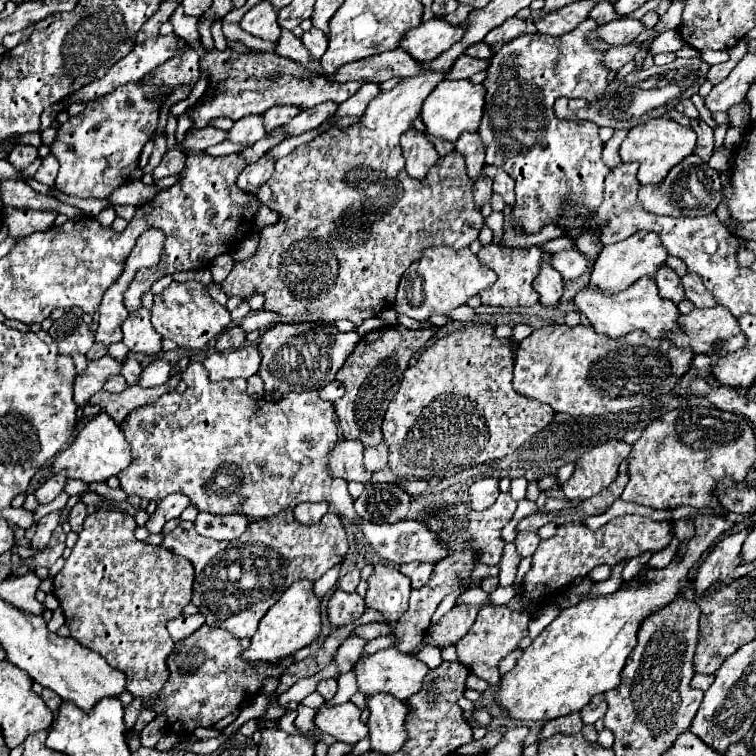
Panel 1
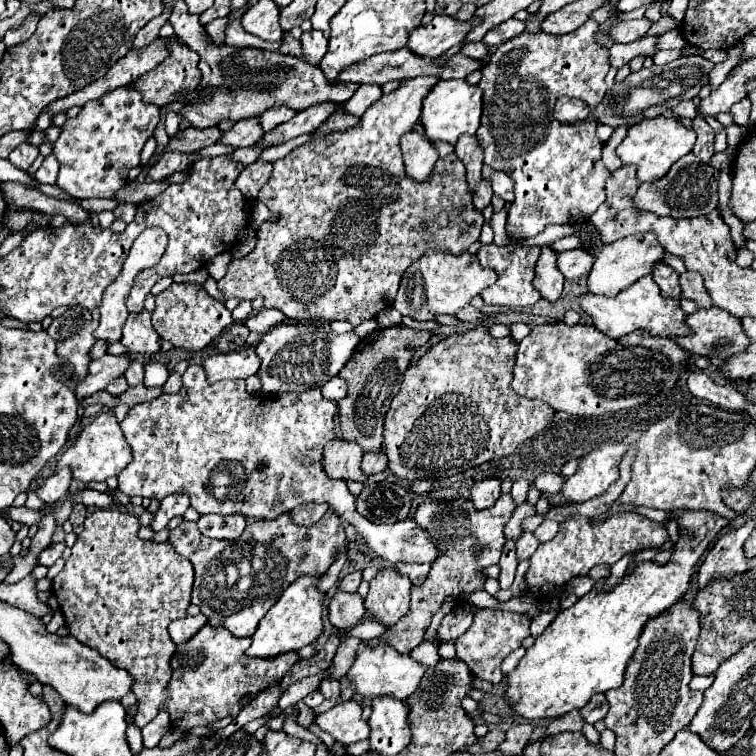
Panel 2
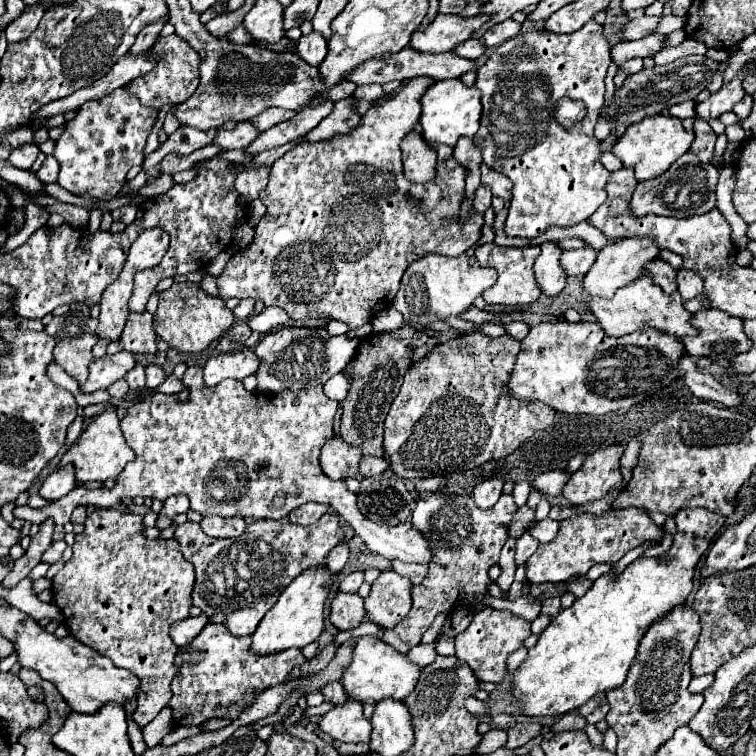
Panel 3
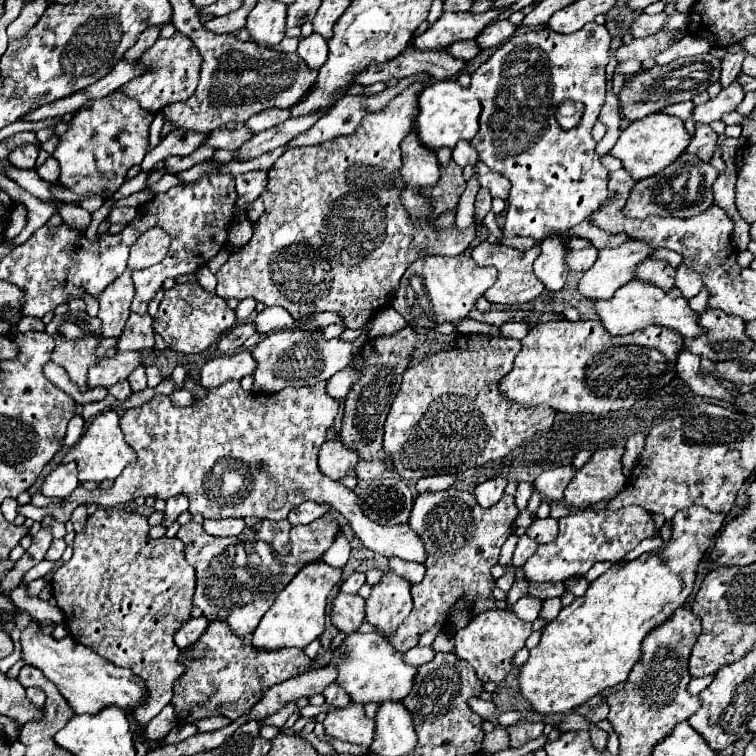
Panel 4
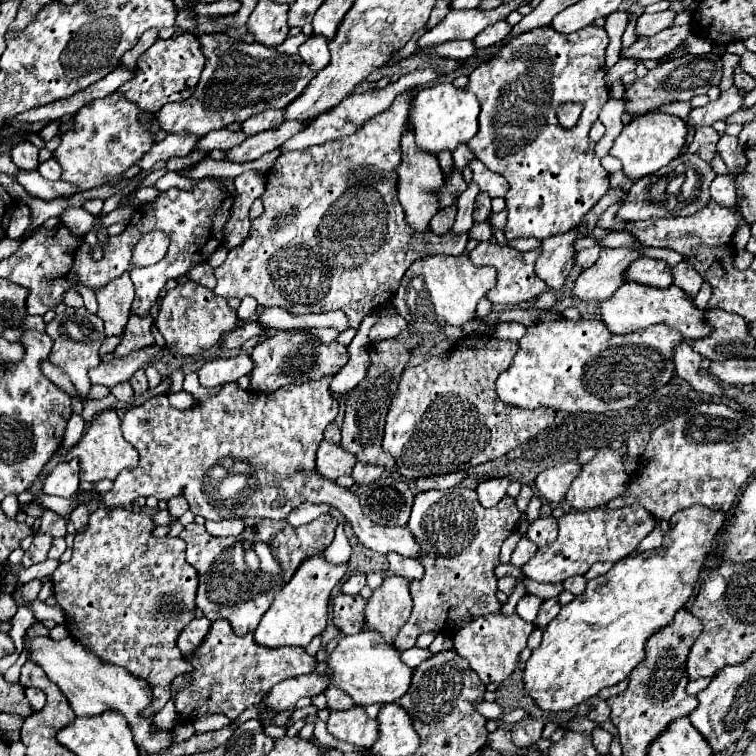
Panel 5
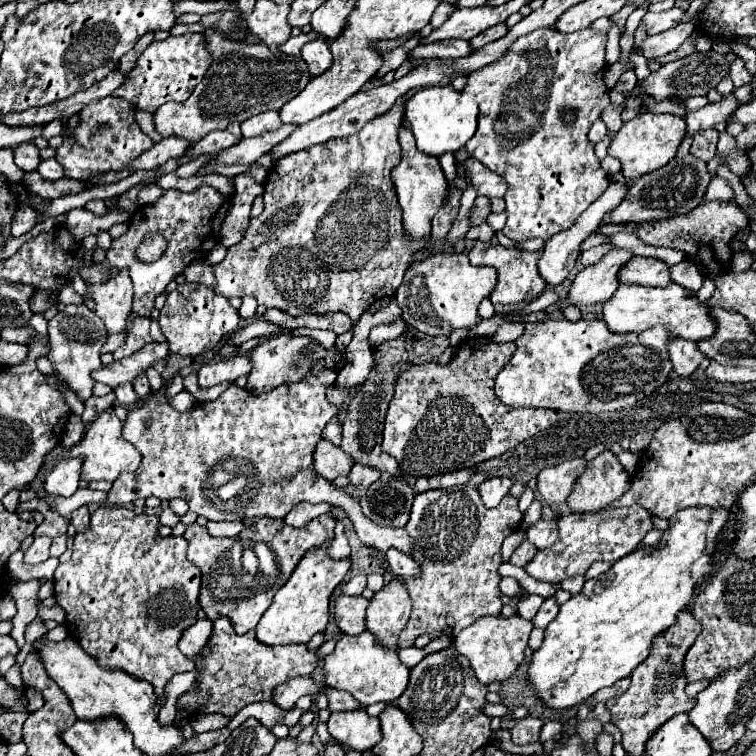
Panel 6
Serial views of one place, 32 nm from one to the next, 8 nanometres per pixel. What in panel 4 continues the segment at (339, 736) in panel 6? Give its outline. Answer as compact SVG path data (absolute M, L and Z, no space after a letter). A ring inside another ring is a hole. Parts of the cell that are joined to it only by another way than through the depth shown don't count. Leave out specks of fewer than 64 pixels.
M350 702L348 708L332 708L324 718L324 730L328 736L370 746L374 738L374 722L366 718L364 706Z

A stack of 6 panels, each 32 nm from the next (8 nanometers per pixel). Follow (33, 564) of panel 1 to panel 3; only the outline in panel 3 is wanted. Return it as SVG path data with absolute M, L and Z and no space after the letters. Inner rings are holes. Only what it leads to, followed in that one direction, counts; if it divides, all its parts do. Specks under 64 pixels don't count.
M60 540L60 542L52 542L50 548L44 552L42 562L46 562L46 564L54 564L54 562L62 556L64 548L66 548L66 542L64 542L64 540Z

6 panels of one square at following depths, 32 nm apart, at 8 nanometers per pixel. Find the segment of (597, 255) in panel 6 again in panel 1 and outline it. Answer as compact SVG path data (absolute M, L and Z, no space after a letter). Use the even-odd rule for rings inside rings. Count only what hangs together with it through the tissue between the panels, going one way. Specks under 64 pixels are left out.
M562 250L562 252L556 252L556 254L552 254L550 264L566 280L572 280L572 278L576 278L576 276L580 276L580 274L584 274L588 270L588 262L586 262L586 258L578 250Z

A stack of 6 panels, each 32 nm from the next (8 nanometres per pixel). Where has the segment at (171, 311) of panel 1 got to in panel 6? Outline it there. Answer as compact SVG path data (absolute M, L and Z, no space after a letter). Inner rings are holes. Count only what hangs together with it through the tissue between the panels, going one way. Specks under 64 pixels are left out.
M184 282L176 290L168 292L158 318L160 330L170 346L170 352L180 356L198 356L212 350L228 334L236 332L240 328L240 322L242 318L238 316L238 310L234 310L224 296L218 296L212 288L196 282Z

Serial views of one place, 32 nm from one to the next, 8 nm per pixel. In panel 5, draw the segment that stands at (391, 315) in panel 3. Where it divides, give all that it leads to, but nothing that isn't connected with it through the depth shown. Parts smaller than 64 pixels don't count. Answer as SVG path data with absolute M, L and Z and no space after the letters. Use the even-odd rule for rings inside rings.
M392 314L392 316L382 316L370 330L370 342L378 342L378 340L386 340L386 338L394 338L398 336L404 328L406 328L406 320L400 314Z

